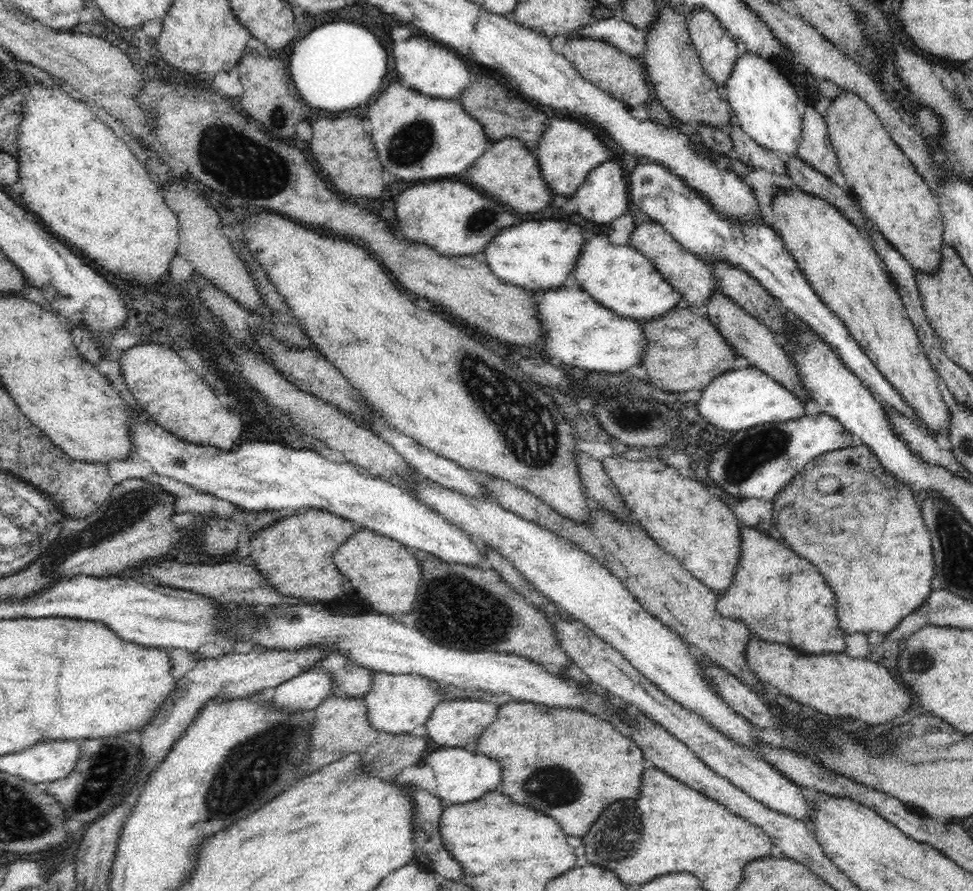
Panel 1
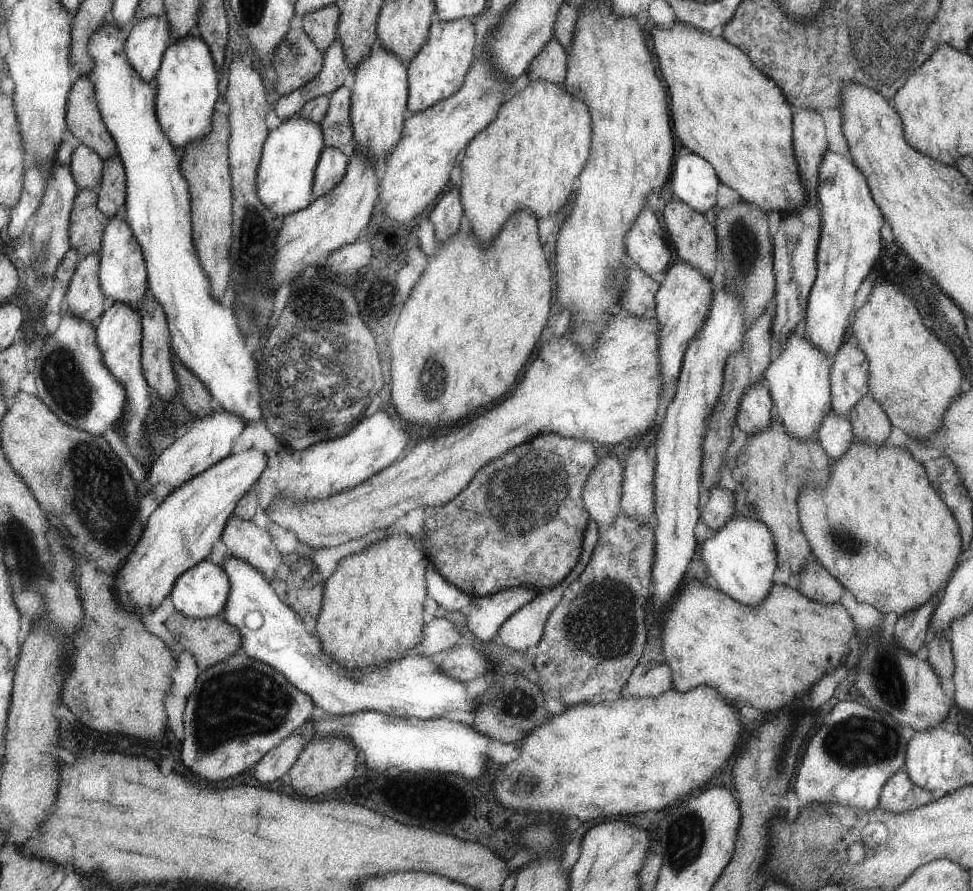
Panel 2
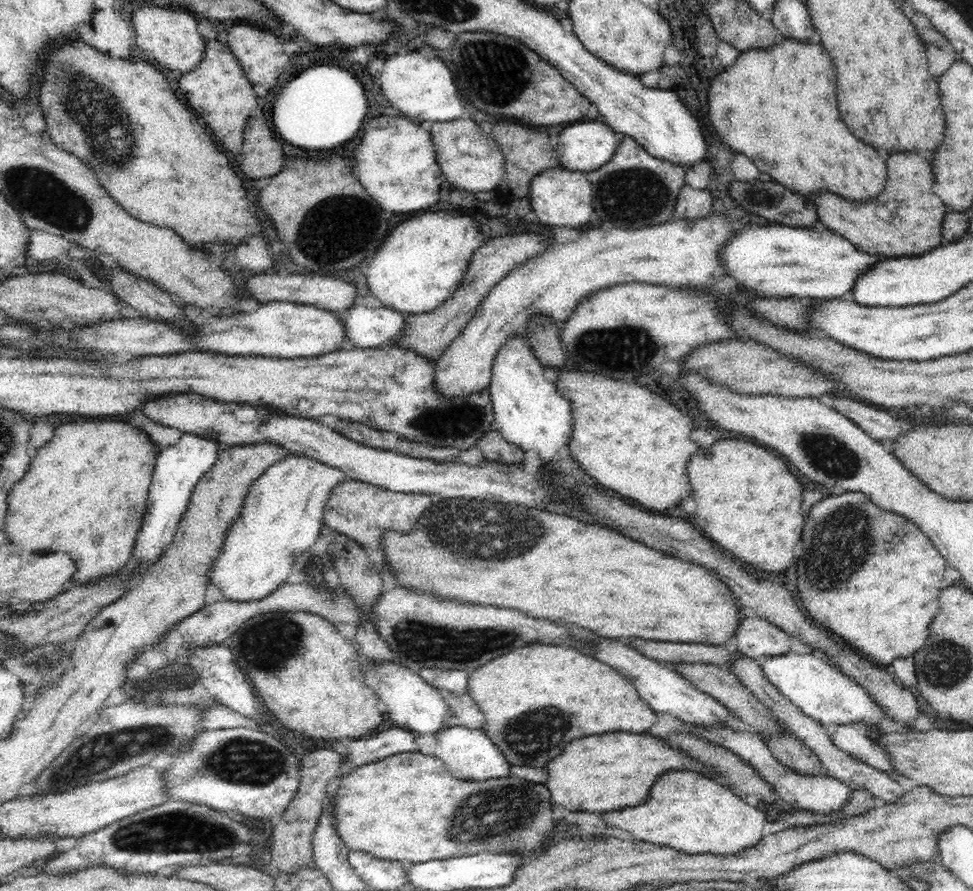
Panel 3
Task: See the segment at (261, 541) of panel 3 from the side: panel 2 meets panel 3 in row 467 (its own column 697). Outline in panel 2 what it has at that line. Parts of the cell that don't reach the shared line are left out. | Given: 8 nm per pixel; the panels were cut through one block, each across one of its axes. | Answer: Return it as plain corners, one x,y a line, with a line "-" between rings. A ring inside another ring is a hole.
680,260
670,266
664,282
659,285
661,289
657,292
654,312
661,326
662,379
665,382
666,394
672,396
677,388
681,370
684,368
685,354
689,350
690,342
698,338
702,326
709,320
710,309
713,308
714,288
711,279
704,271

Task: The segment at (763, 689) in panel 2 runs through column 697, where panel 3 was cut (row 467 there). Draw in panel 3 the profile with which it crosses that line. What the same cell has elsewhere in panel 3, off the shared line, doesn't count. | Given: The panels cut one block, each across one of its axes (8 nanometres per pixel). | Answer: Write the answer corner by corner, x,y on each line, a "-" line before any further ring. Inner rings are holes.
560,370
555,385
562,398
570,402
572,409
573,427
570,430
567,450
594,480
630,500
636,500
638,504
643,504
646,510
658,514
678,506
680,498
690,495
686,464
698,448
696,442
690,438
690,416
686,416
674,404
636,382
612,380
602,373

